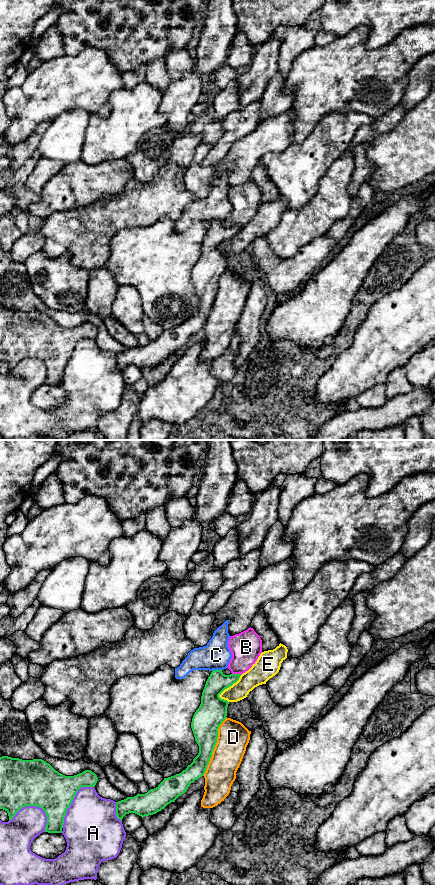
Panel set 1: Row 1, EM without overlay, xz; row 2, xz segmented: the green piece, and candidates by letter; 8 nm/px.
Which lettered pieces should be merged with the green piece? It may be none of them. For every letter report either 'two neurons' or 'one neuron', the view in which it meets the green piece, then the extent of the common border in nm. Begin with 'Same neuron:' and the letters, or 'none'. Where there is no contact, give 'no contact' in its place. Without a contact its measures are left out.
Same neuron: none
A: two neurons; meets green in xz; contact 320 nm long
B: two neurons; meets green in xz; contact 80 nm long
C: two neurons; meets green in xz; contact 80 nm long
D: two neurons; meets green in xz; contact 500 nm long
E: two neurons; meets green in xz; contact 260 nm long

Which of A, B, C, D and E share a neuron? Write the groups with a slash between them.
A / B / C / D / E

